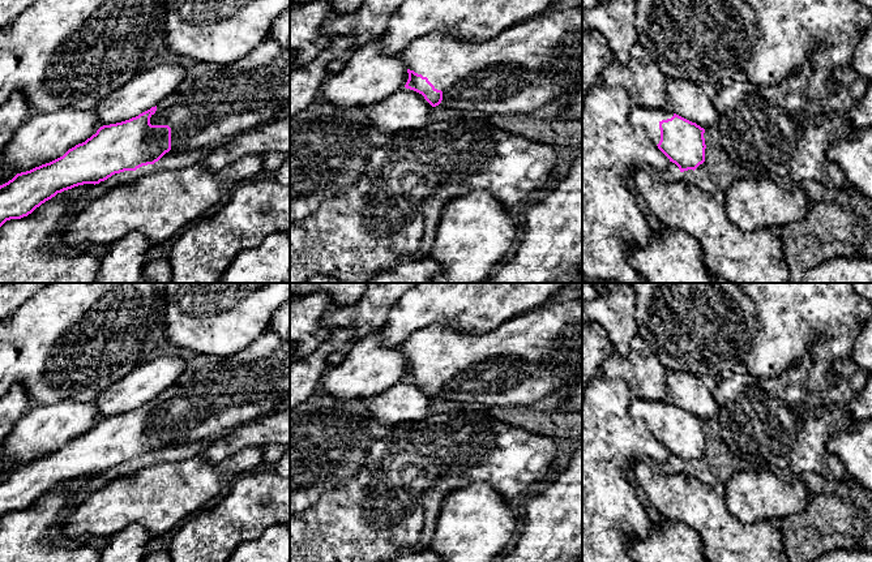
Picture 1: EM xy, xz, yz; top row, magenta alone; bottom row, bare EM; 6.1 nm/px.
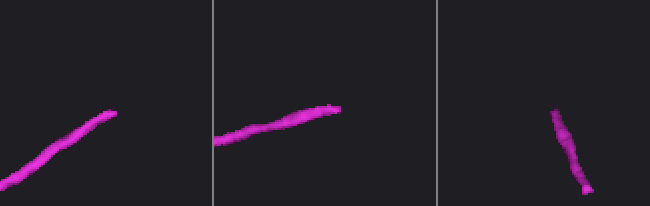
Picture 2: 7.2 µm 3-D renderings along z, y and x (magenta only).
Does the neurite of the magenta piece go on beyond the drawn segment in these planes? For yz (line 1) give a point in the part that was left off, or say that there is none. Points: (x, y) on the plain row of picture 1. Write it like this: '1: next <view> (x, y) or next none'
1: next yz (648, 411)

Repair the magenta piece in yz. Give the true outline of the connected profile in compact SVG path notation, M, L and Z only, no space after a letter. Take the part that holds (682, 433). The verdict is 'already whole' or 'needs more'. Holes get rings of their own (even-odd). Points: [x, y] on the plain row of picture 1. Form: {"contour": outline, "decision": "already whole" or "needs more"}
{"contour": "M633 398L629 415L644 421L680 464L705 454L705 421L670 402Z", "decision": "needs more"}

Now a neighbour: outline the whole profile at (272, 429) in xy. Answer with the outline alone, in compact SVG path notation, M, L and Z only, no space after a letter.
M290 408L214 437L200 455L218 464L243 449L269 445L290 446Z

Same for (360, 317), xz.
M371 283L359 301L333 306L321 317L321 325L333 330L354 327L354 339L379 331L397 301L416 283Z

